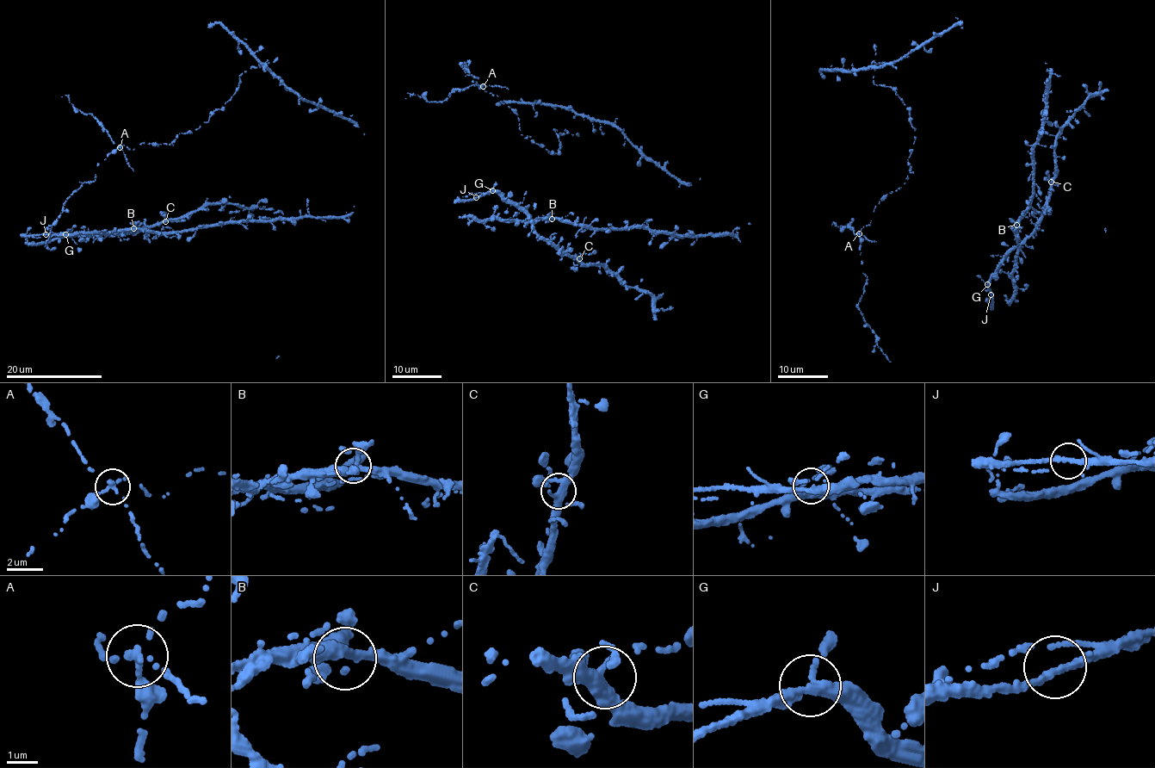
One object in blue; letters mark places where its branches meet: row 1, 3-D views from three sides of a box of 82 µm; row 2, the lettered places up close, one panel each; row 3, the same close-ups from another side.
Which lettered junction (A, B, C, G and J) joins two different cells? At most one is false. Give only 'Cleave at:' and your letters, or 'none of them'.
Cleave at: A

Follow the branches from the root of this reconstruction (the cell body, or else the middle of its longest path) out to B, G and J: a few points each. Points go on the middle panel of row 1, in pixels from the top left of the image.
B: (651, 229), (631, 226), (601, 228), (552, 219)
G: (651, 229), (631, 226), (601, 228), (547, 217), (533, 219), (525, 210), (503, 201), (498, 194), (492, 190)
J: (651, 229), (631, 226), (601, 228), (547, 217), (533, 219), (525, 210), (503, 201), (497, 192), (476, 197)

